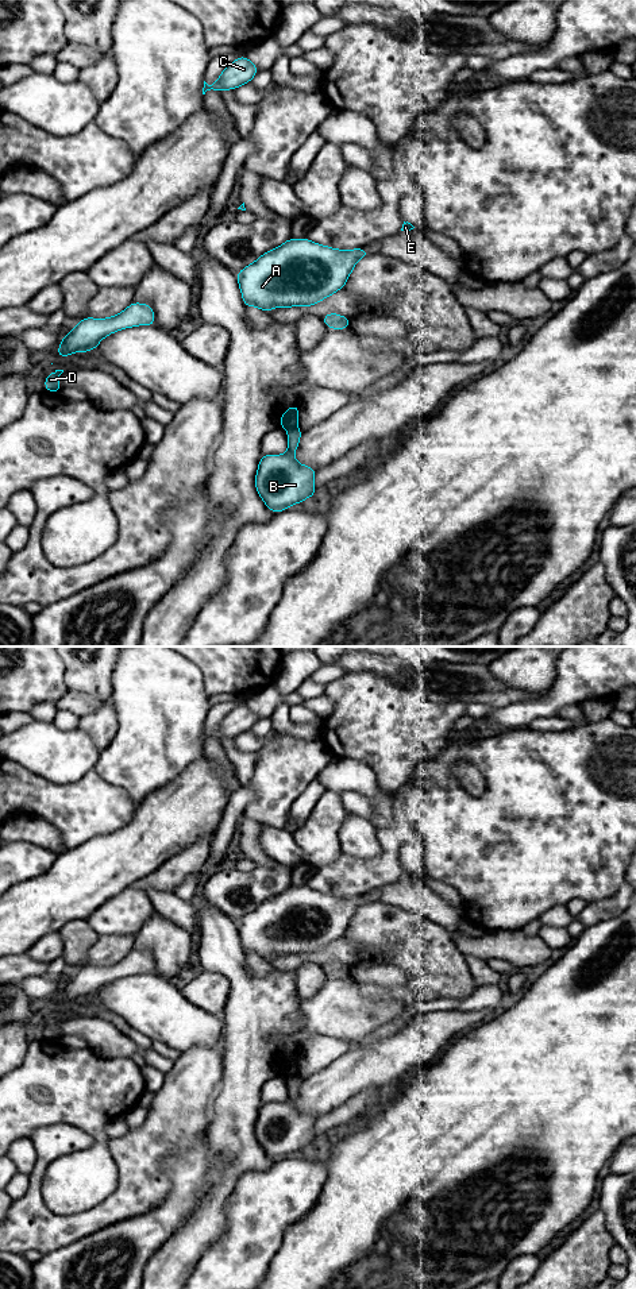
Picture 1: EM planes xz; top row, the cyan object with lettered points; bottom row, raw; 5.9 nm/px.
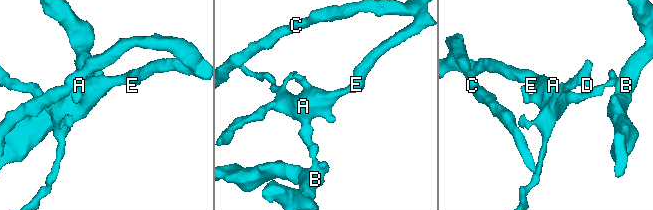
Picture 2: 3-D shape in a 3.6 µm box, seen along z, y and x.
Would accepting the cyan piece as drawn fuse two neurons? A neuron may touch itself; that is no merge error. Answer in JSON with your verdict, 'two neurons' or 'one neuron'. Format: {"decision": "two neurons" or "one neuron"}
{"decision": "two neurons"}

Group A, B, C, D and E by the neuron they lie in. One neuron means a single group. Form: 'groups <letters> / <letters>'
groups A C D E / B

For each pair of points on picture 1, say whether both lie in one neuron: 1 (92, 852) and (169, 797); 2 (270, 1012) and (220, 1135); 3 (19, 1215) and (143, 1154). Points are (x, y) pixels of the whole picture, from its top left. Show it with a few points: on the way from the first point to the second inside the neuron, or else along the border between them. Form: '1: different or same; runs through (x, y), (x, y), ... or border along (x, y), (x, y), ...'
1: same; runs through (112, 852), (116, 852), (151, 817)
2: same; runs through (249, 1044), (247, 1065), (236, 1104)
3: same; runs through (56, 1226), (93, 1220), (128, 1191)

